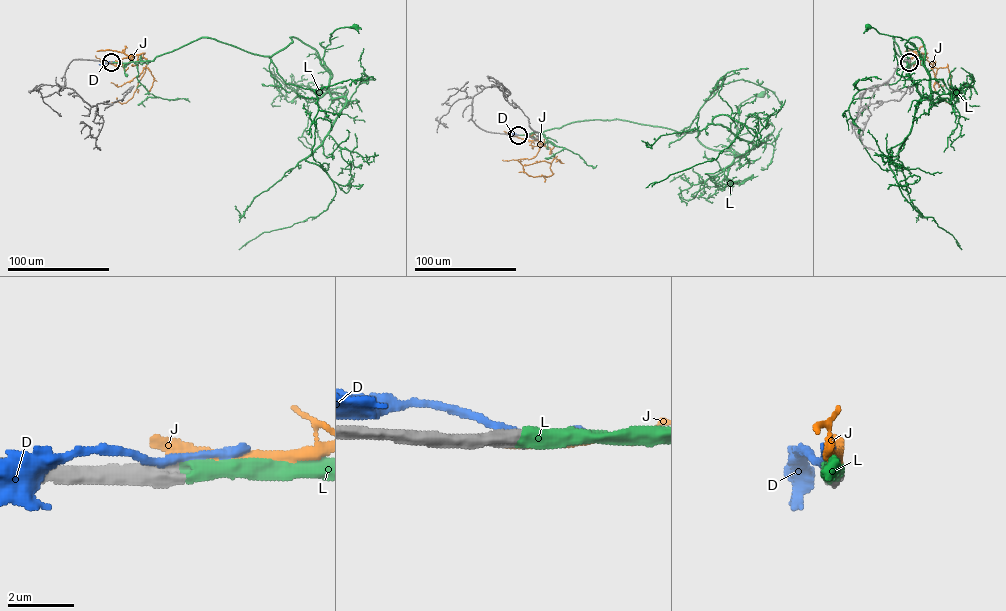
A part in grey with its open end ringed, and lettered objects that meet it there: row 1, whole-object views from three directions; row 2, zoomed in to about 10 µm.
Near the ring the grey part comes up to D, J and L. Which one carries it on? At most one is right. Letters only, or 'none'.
L

